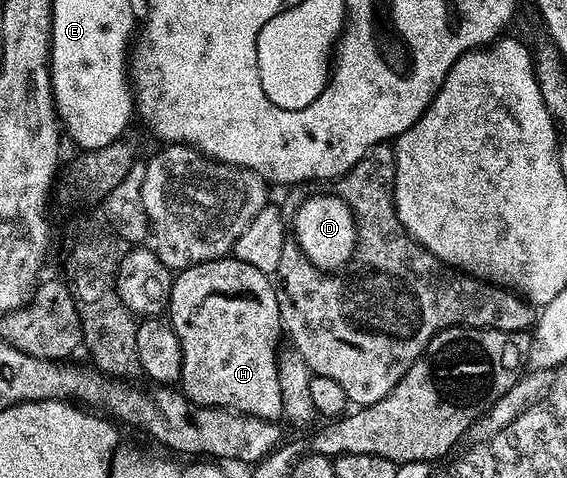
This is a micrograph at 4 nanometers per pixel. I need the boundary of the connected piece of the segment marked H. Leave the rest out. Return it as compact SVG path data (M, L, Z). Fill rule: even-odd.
M233 255L193 265L173 278L168 320L176 331L176 339L180 339L180 388L188 400L269 421L283 416L278 378L278 340L283 340L284 330L274 287L271 274L256 271L252 263L244 263Z

